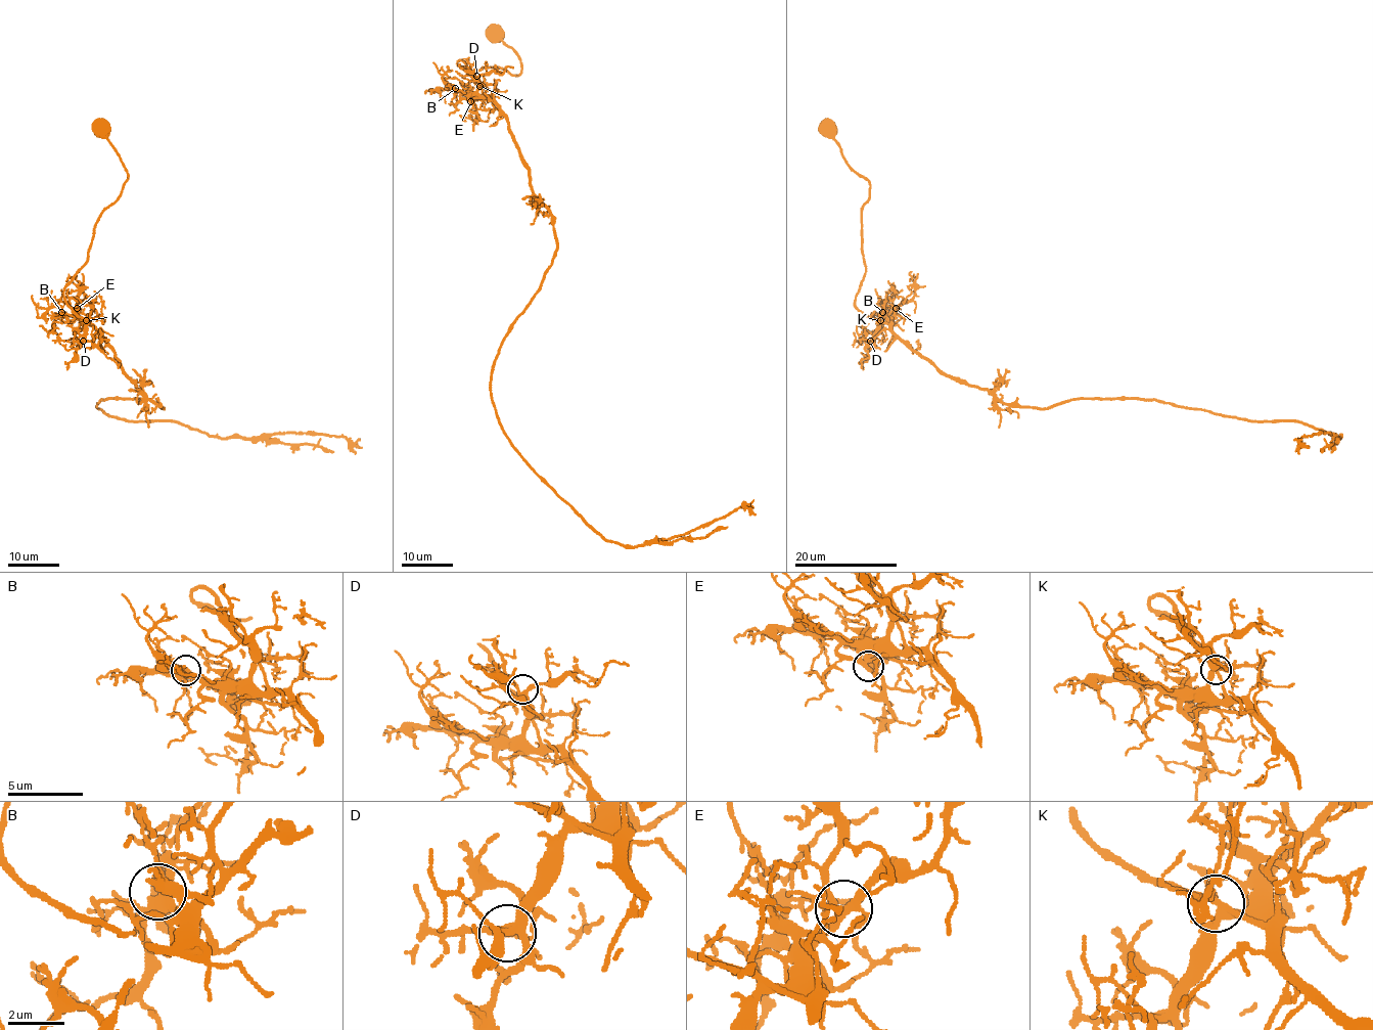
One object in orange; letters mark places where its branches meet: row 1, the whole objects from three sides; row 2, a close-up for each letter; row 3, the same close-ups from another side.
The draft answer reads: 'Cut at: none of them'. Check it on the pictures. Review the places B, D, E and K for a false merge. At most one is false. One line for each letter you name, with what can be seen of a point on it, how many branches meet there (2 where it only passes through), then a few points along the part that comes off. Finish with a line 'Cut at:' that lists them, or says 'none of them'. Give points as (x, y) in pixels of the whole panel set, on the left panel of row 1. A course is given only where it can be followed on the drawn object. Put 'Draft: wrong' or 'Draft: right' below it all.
Cut at: none of them
Draft: right

